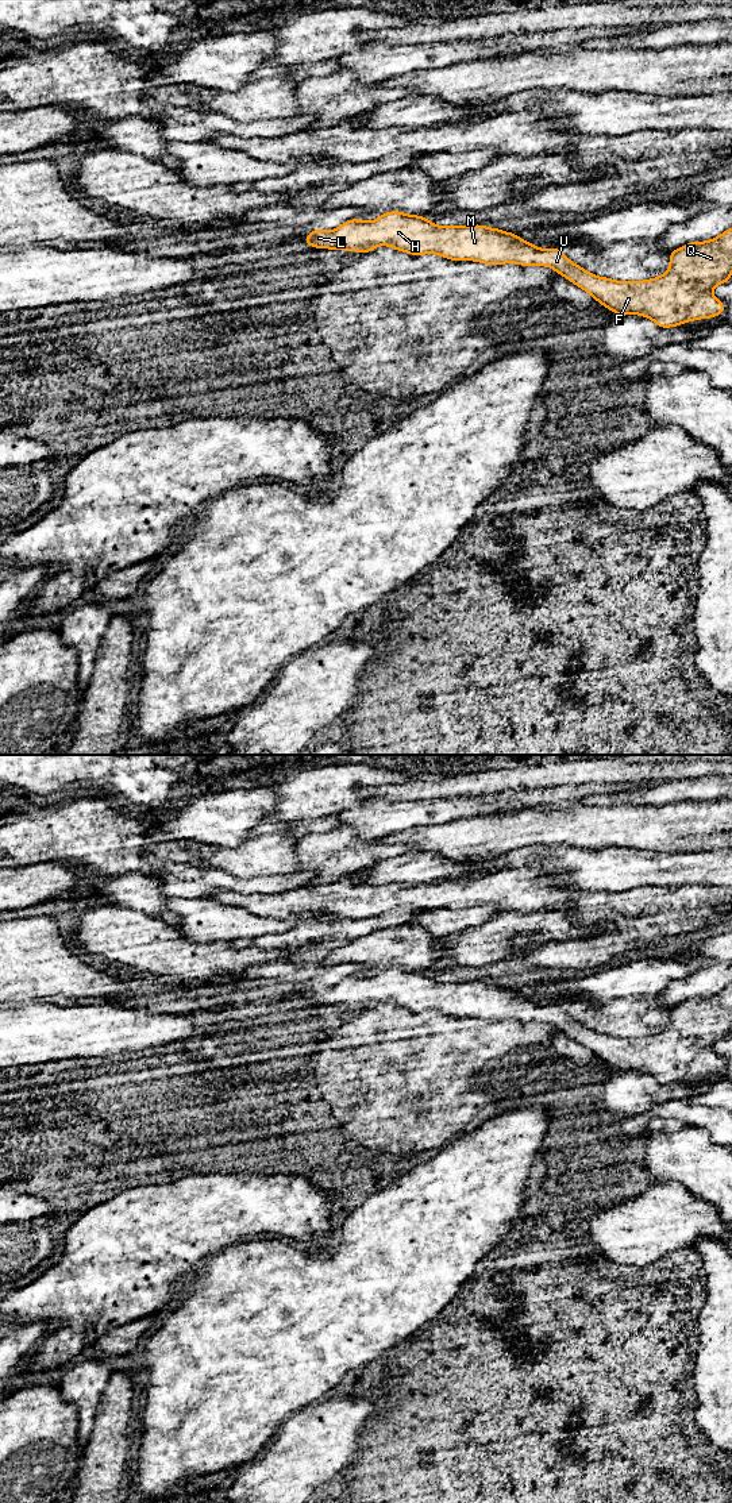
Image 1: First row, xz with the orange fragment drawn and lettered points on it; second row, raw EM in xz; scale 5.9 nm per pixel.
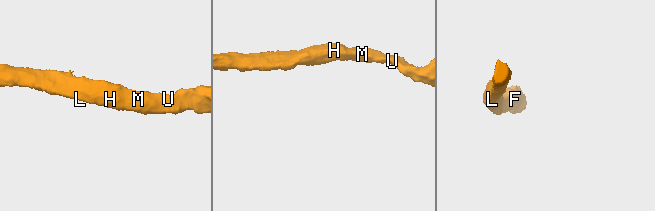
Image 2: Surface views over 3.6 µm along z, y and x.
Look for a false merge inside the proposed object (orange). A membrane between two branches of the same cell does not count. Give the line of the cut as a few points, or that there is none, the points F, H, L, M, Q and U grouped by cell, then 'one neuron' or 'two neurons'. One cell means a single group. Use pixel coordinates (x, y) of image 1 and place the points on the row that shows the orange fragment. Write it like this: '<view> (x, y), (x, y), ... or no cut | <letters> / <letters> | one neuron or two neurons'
no cut | F H L M Q U | one neuron

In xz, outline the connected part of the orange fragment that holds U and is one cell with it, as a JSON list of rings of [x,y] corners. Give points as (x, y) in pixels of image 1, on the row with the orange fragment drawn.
[[[390,211],[381,213],[381,216],[371,221],[363,221],[358,219],[350,219],[332,231],[315,228],[309,235],[304,238],[304,243],[313,248],[330,248],[330,250],[346,250],[359,251],[366,254],[378,246],[390,246],[397,251],[402,251],[411,255],[436,254],[451,261],[474,261],[483,265],[504,265],[517,263],[521,266],[547,266],[563,275],[566,280],[592,294],[593,298],[610,309],[619,316],[639,315],[648,317],[660,328],[671,328],[682,325],[687,321],[700,319],[710,319],[724,313],[725,304],[717,300],[712,290],[714,286],[731,280],[732,274],[732,228],[728,228],[718,236],[706,242],[690,242],[670,253],[670,265],[666,273],[659,277],[644,281],[616,281],[606,277],[598,277],[586,271],[582,266],[571,262],[560,248],[543,250],[536,244],[528,243],[520,238],[520,235],[511,234],[498,228],[490,228],[486,226],[436,226],[429,219],[408,215],[398,211]]]

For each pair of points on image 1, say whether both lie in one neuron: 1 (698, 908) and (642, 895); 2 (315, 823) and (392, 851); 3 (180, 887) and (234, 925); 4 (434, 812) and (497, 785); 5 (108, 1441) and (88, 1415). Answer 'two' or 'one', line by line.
1: one
2: two
3: two
4: two
5: two

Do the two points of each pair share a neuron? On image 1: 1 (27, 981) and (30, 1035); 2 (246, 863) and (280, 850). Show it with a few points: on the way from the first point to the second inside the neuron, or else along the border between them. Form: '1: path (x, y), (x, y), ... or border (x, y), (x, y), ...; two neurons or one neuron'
1: border (49, 1001), (14, 1008); two neurons
2: path (254, 856), (272, 854); one neuron

